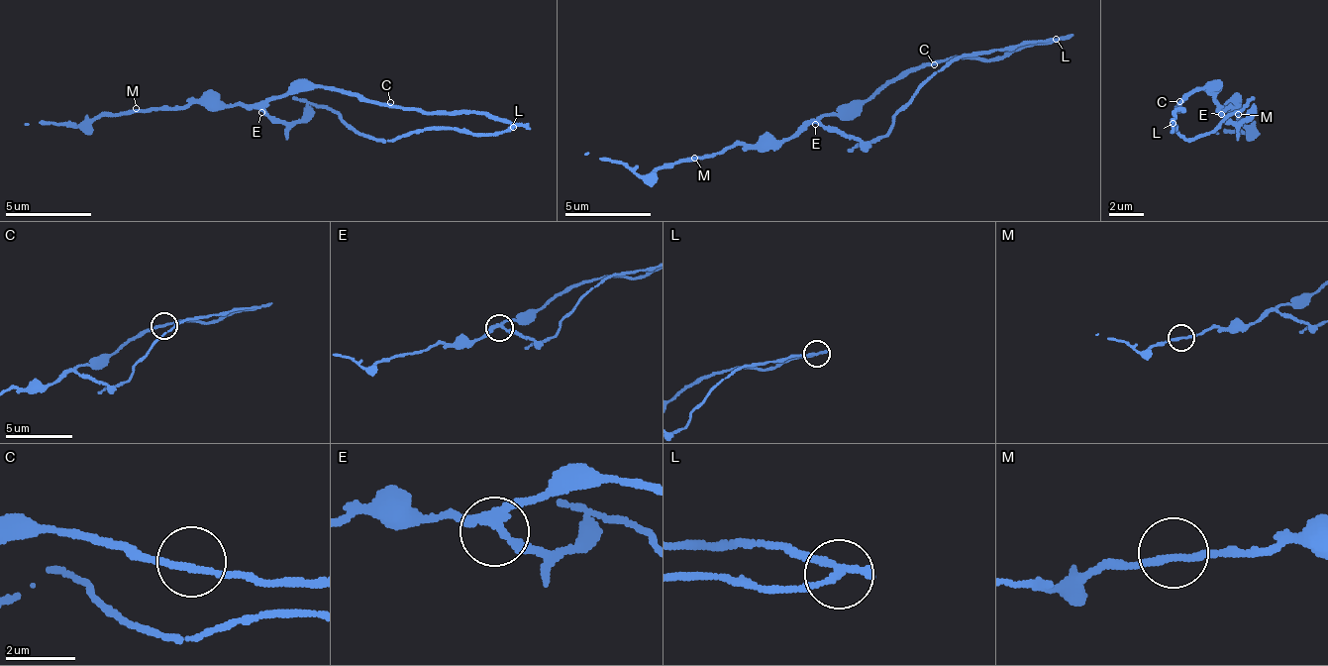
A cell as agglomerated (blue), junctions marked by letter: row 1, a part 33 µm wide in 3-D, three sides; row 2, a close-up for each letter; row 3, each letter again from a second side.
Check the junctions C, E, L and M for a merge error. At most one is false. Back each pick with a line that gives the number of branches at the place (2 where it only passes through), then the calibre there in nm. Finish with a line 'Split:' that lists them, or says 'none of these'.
L: 2 | 200 nm
Split: L

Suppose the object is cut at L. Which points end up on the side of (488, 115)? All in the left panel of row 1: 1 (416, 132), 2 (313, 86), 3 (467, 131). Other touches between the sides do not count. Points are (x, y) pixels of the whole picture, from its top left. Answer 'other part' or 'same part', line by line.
1: other part
2: same part
3: other part

